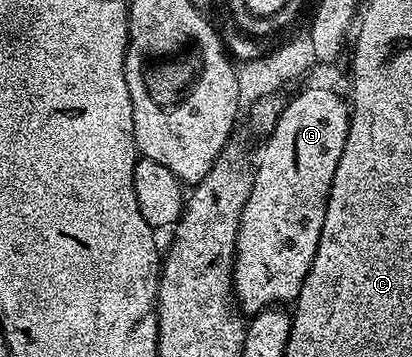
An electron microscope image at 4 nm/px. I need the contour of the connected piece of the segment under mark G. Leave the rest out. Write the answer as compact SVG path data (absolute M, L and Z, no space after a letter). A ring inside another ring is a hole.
M310 86L283 105L282 114L276 120L276 128L265 135L263 142L266 143L258 154L258 166L256 162L253 167L254 183L240 216L234 249L234 297L237 309L243 315L253 316L261 310L268 310L279 304L290 304L297 299L320 244L332 176L336 176L336 164L340 164L340 156L348 140L350 111L347 99L345 102L336 91L329 90L326 86Z

